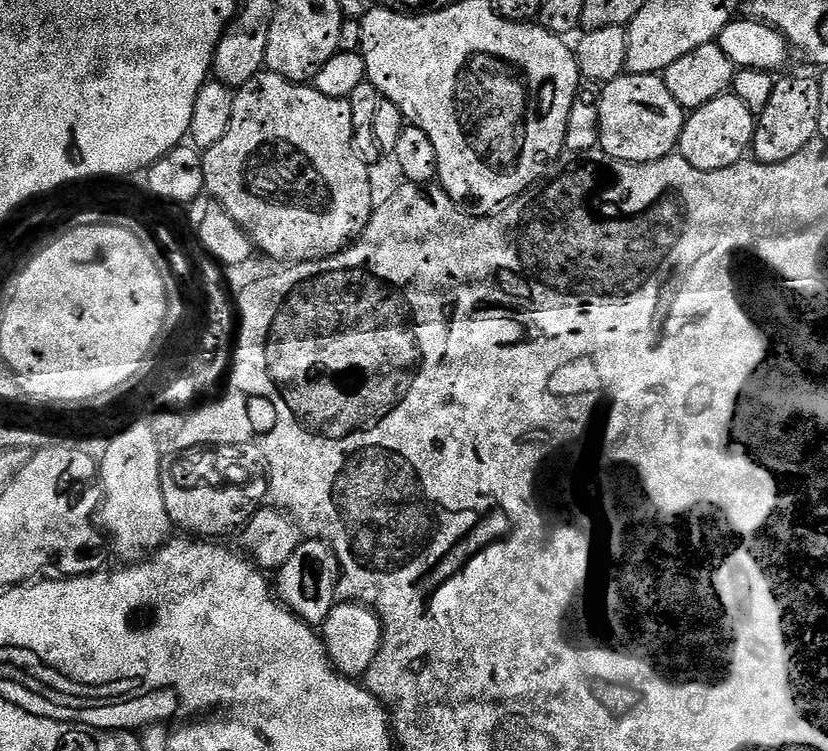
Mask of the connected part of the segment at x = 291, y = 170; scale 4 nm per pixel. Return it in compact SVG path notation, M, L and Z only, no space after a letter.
M259 72L250 82L246 82L232 97L232 113L230 126L224 137L214 146L210 146L204 153L204 187L207 195L217 204L221 204L238 222L238 226L250 237L253 245L260 248L274 260L288 260L284 262L303 262L305 260L322 260L325 256L334 256L344 251L363 233L370 222L374 211L372 200L372 176L368 173L365 157L354 147L354 133L352 130L352 111L347 100L330 98L322 94L314 86L304 82L293 82L277 72Z

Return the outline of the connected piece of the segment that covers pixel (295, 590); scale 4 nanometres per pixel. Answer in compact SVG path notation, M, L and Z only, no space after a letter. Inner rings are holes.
M315 538L305 539L297 543L294 554L283 561L280 567L280 588L278 584L278 599L306 624L323 625L338 600L340 586L340 563L336 551L325 540Z

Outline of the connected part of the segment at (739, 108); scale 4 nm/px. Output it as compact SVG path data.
M734 94L714 98L685 119L678 145L679 155L684 156L686 162L690 162L690 166L698 172L727 172L730 166L741 163L749 155L757 119L757 113L752 112L750 106Z

